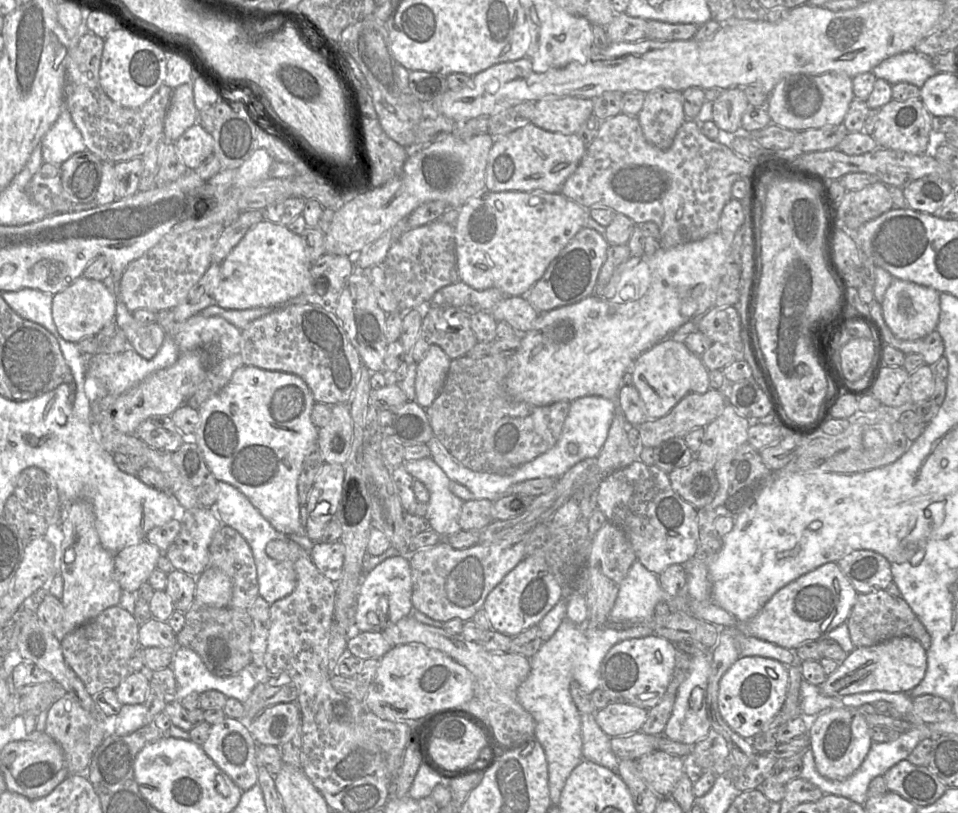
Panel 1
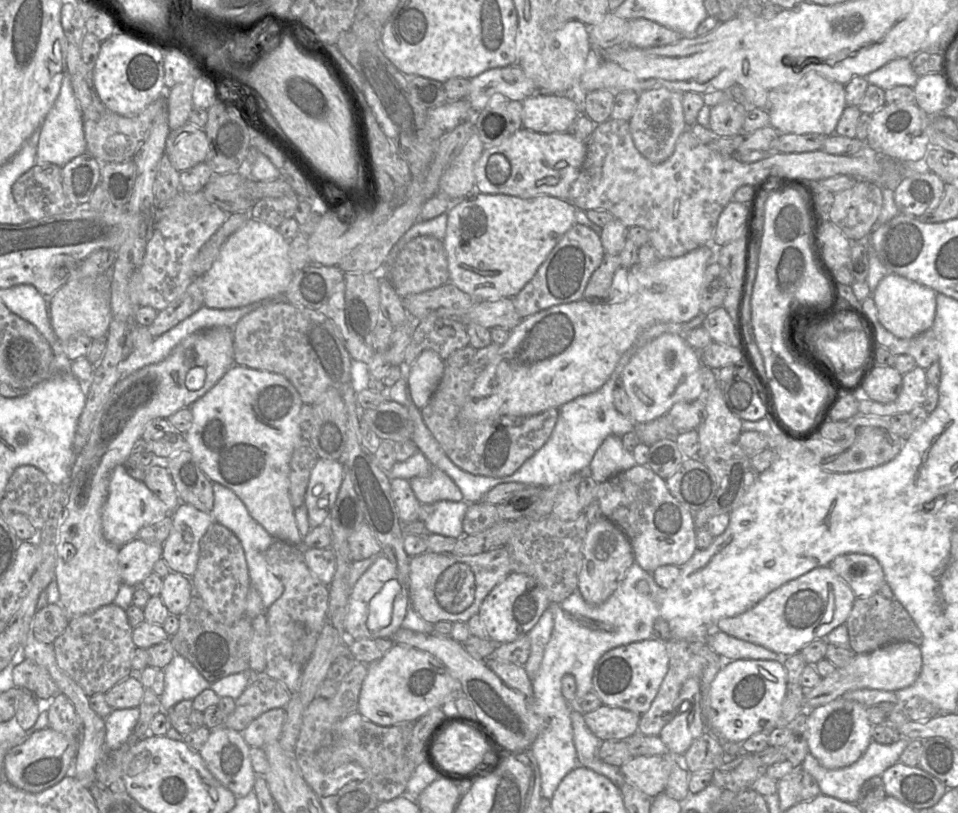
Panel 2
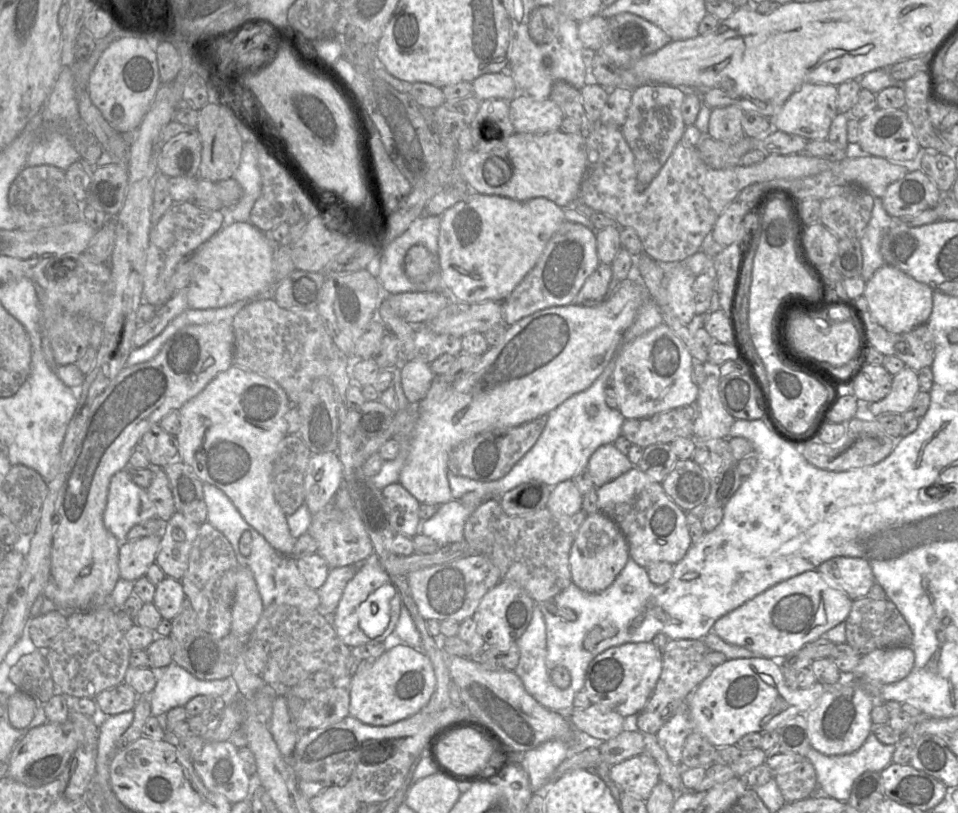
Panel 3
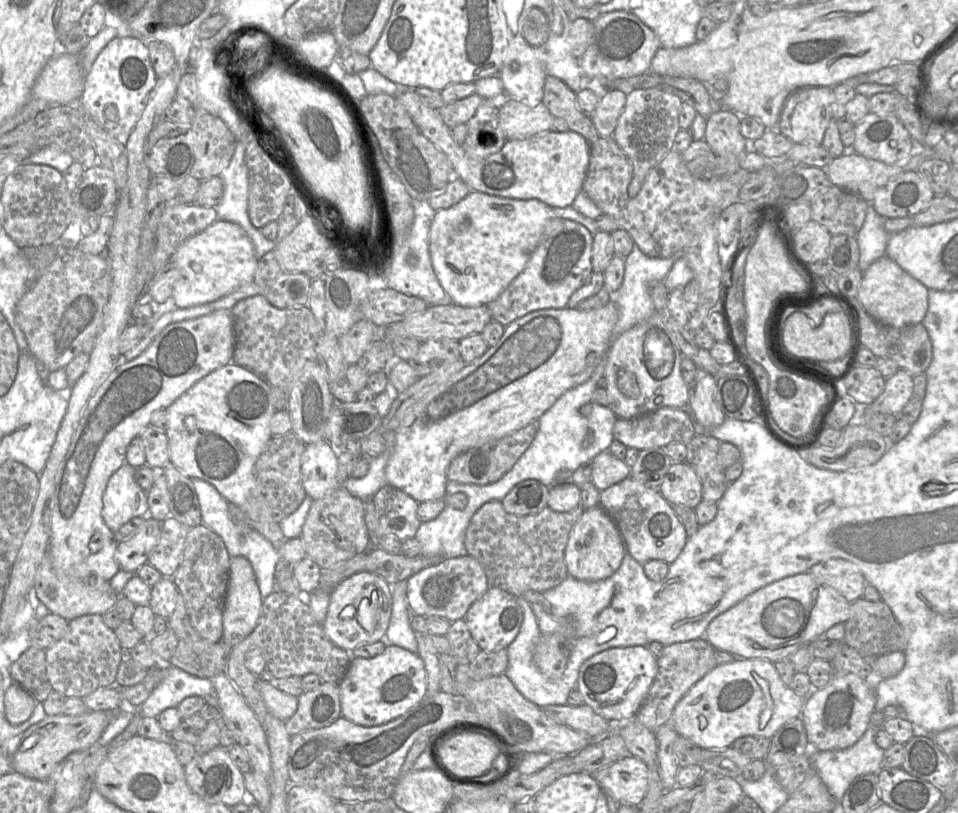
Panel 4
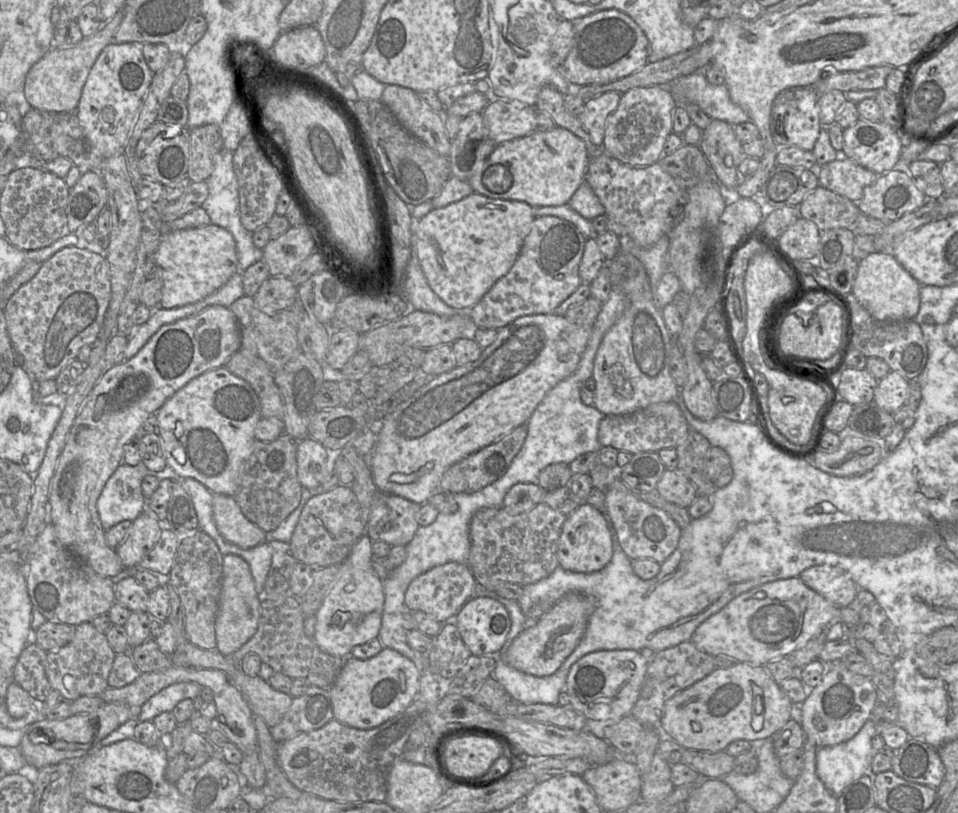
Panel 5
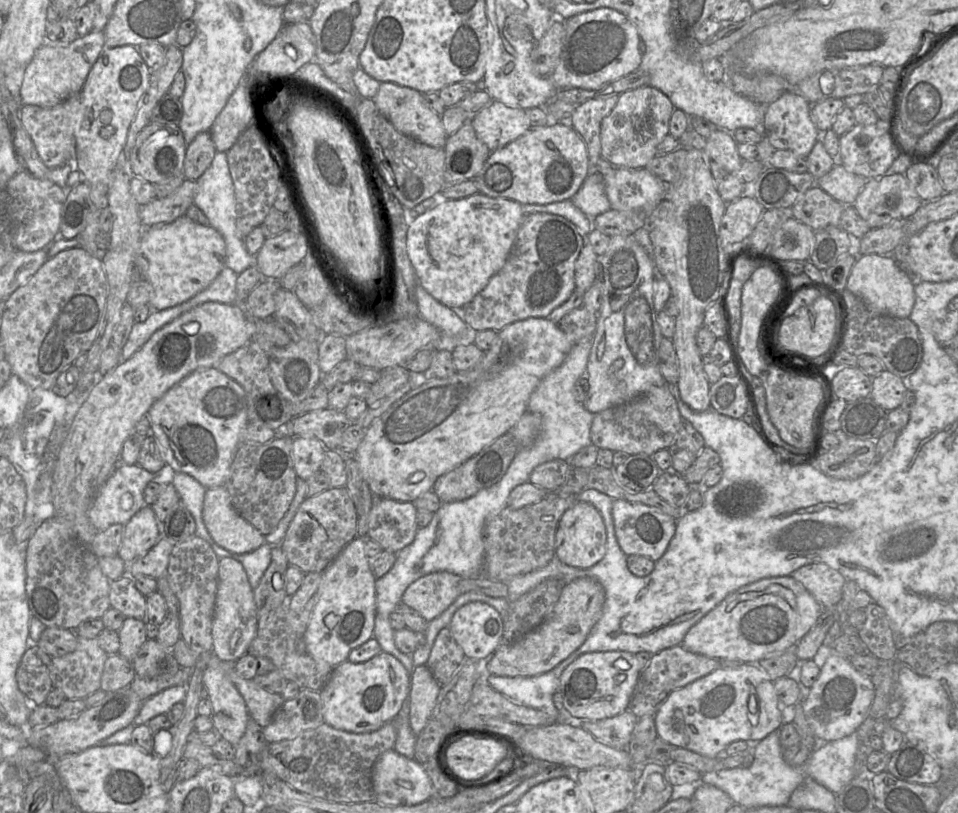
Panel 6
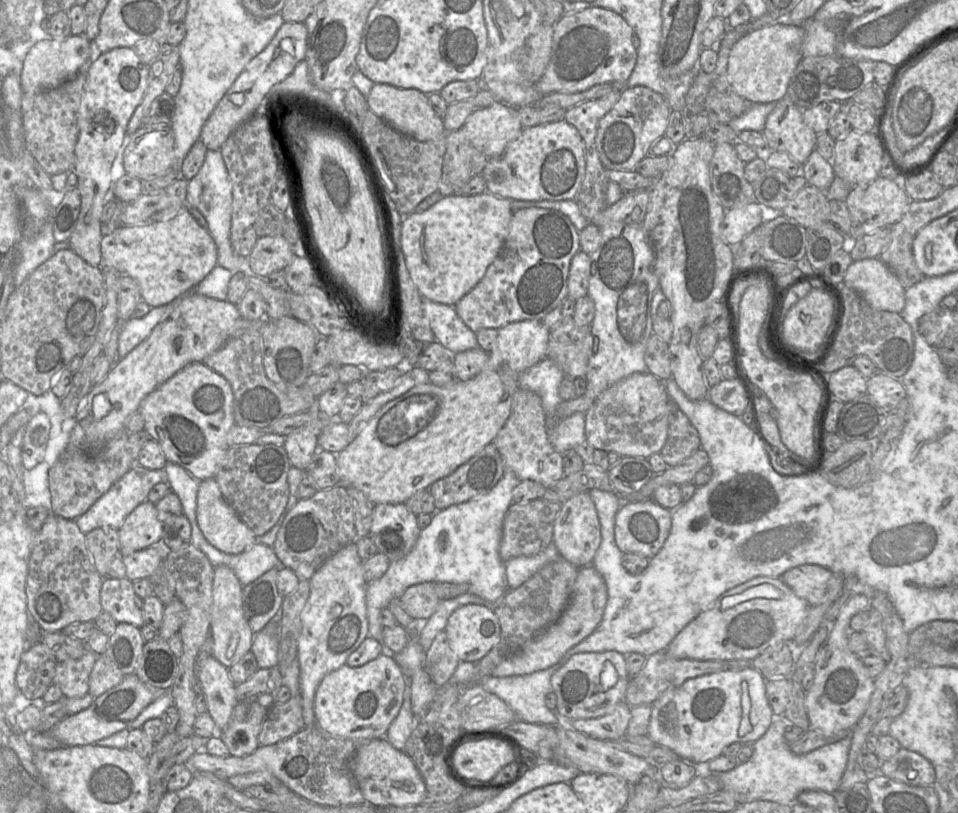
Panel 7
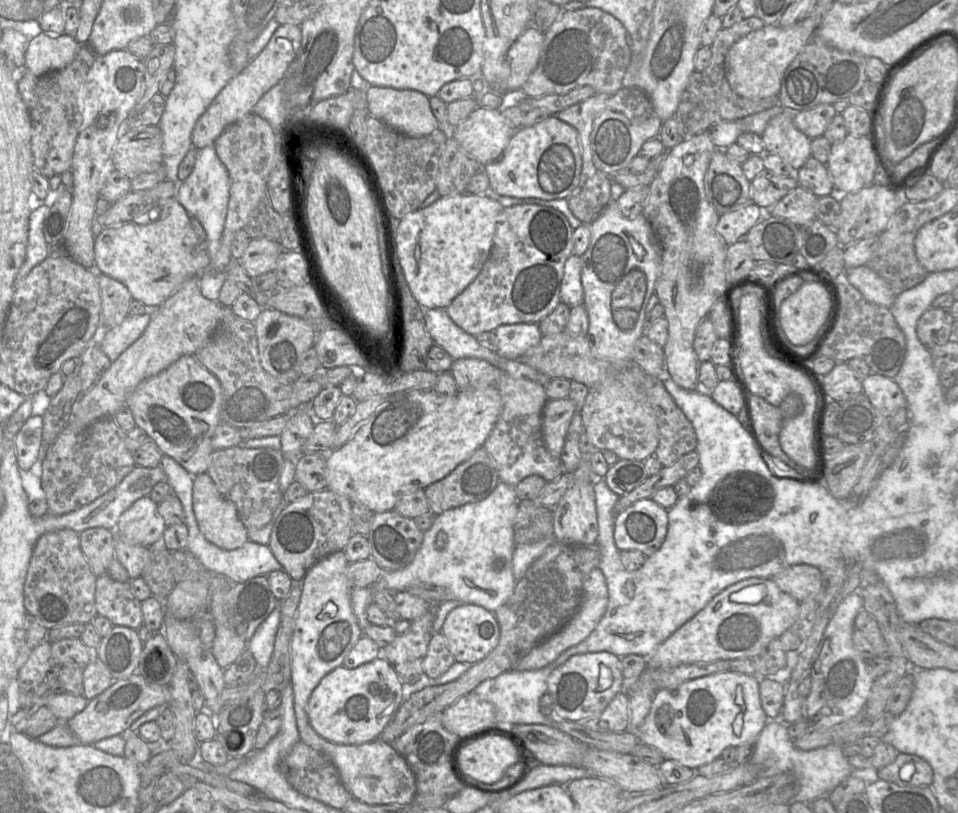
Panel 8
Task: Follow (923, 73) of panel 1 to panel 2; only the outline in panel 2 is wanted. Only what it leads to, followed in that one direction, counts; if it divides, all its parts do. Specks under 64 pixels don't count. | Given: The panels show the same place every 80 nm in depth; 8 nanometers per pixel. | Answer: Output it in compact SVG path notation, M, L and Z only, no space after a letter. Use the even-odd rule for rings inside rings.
M906 57L890 61L883 67L868 74L866 79L869 84L876 85L885 91L895 86L914 88L919 76L912 68L911 59Z

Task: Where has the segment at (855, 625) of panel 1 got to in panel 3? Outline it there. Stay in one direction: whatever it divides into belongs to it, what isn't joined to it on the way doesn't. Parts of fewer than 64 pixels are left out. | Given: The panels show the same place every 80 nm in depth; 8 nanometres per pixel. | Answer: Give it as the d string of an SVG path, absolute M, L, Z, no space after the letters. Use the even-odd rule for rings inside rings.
M866 596L853 601L845 625L847 644L861 655L877 649L912 647L912 630L898 607L889 599L874 600Z

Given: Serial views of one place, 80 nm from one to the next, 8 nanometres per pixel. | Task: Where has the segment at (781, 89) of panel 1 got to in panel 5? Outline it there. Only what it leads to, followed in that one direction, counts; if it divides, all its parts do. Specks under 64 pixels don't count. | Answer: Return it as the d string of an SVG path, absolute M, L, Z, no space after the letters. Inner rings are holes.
M795 87L782 91L771 109L770 130L778 146L793 146L812 151L822 129L820 94L813 87Z

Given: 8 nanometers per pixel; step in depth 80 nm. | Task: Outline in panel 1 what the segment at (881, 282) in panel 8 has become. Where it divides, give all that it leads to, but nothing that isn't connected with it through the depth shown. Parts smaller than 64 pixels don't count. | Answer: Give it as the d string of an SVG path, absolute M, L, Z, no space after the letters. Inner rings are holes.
M893 279L881 303L885 323L902 340L917 340L937 328L940 317L940 292L911 281Z

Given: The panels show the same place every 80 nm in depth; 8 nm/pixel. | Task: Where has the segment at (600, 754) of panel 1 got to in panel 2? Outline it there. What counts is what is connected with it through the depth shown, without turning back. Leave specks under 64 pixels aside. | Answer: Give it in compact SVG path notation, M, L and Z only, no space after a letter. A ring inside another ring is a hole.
M571 709L570 717L578 765L585 766L606 776L620 789L621 785L625 783L625 779L619 767L602 761L598 756L602 740L595 736L588 728L583 713Z

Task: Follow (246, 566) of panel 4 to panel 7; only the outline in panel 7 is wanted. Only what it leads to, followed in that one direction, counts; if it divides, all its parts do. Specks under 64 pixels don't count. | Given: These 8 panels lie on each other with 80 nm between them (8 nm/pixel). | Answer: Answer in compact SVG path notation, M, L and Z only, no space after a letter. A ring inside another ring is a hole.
M227 566L215 568L210 622L210 638L213 641L212 656L227 668L235 665L251 651L255 637L244 615L242 588L243 586L232 569Z

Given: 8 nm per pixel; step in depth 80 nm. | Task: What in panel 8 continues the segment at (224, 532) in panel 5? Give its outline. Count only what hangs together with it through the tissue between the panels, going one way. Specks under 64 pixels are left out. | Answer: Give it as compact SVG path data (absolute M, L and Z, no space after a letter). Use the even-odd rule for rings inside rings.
M207 473L193 476L193 510L206 540L224 550L235 550L249 541L248 530L238 516L235 504L222 496Z

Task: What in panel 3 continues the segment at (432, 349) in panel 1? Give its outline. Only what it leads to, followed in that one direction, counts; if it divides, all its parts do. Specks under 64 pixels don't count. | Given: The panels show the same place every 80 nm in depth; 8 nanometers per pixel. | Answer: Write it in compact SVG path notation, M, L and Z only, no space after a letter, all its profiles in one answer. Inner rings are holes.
M402 358L396 367L401 369L401 385L404 395L411 403L419 403L428 393L431 384L436 377L429 363L421 360L405 361Z

